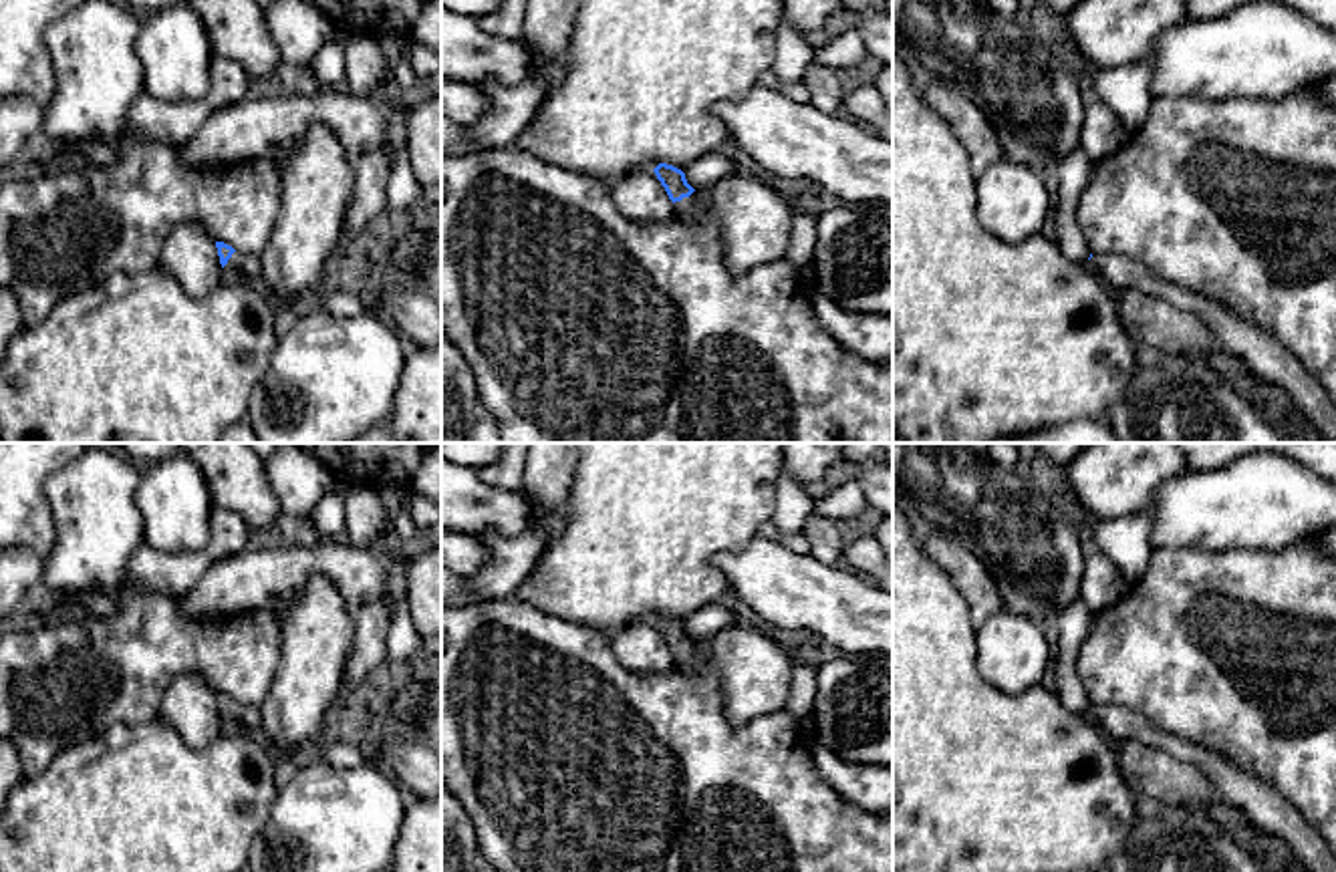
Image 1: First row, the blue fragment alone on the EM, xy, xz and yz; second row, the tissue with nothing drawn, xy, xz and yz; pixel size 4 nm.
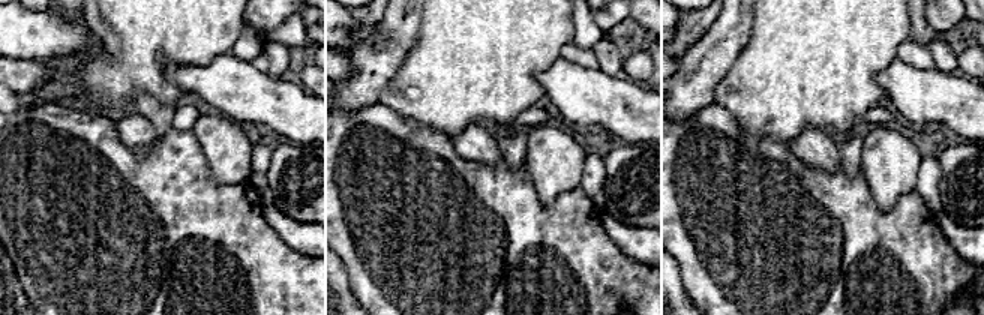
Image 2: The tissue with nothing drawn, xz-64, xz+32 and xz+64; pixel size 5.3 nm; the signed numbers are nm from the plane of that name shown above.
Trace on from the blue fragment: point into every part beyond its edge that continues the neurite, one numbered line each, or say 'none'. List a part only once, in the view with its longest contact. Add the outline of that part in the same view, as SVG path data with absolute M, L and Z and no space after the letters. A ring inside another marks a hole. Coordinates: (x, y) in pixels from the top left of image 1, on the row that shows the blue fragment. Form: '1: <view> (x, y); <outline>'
1: xz (690, 208); M697 189L689 197L673 203L677 215L695 222L705 207L709 197L709 189Z

